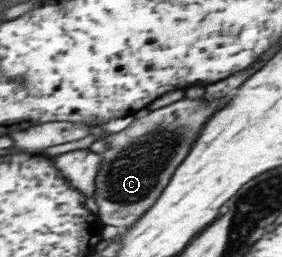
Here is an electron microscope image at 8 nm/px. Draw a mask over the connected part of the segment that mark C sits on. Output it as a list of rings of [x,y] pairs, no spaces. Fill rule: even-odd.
[[[182,98],[163,108],[149,111],[143,118],[133,120],[127,126],[127,132],[121,130],[117,134],[107,134],[103,142],[109,148],[99,153],[101,163],[97,167],[94,184],[94,201],[102,224],[118,228],[135,224],[169,184],[174,170],[185,160],[187,153],[190,152],[191,142],[195,142],[195,136],[201,132],[207,118],[219,108],[223,108],[225,102],[226,98],[215,102],[209,102],[205,98],[201,100]]]

